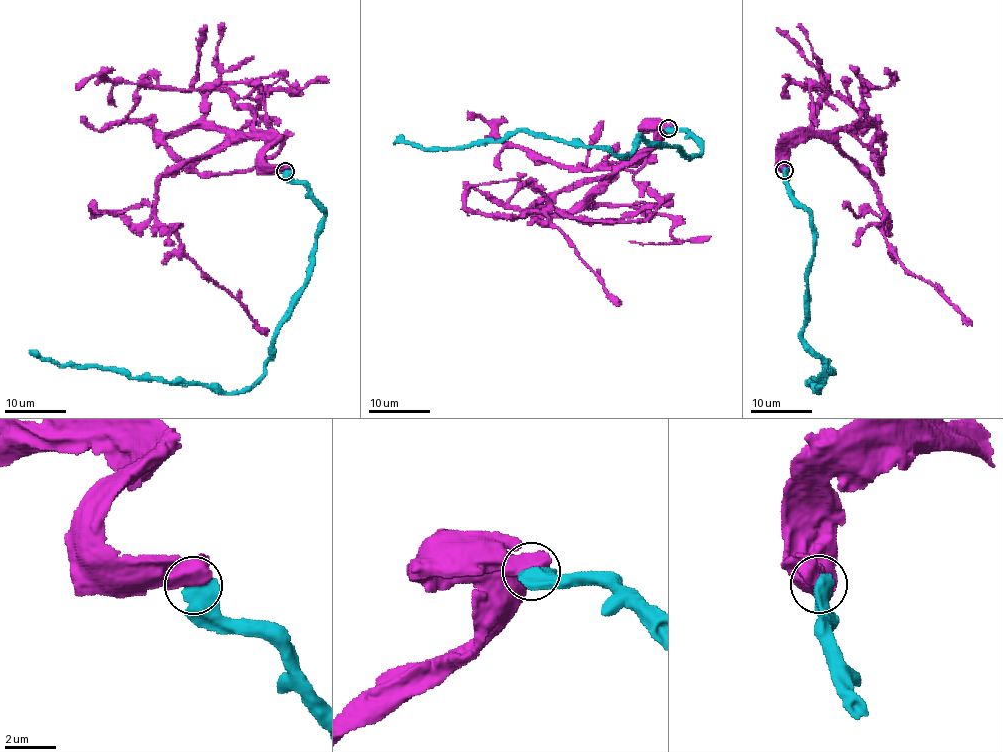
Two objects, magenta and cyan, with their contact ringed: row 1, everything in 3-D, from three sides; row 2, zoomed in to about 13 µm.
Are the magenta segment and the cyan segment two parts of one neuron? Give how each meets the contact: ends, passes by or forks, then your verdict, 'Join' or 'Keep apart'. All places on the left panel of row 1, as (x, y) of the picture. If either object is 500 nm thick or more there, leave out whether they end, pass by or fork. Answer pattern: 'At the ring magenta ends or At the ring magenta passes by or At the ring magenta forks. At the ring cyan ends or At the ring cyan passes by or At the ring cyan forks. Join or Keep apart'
Keep apart

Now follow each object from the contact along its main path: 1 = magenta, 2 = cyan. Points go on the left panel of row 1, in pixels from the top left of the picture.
1: (286, 171), (269, 170), (262, 160), (268, 140), (234, 139), (171, 167), (157, 188), (156, 218), (266, 336)
2: (286, 171), (325, 217), (307, 286), (249, 387), (215, 393), (57, 366), (29, 350)

